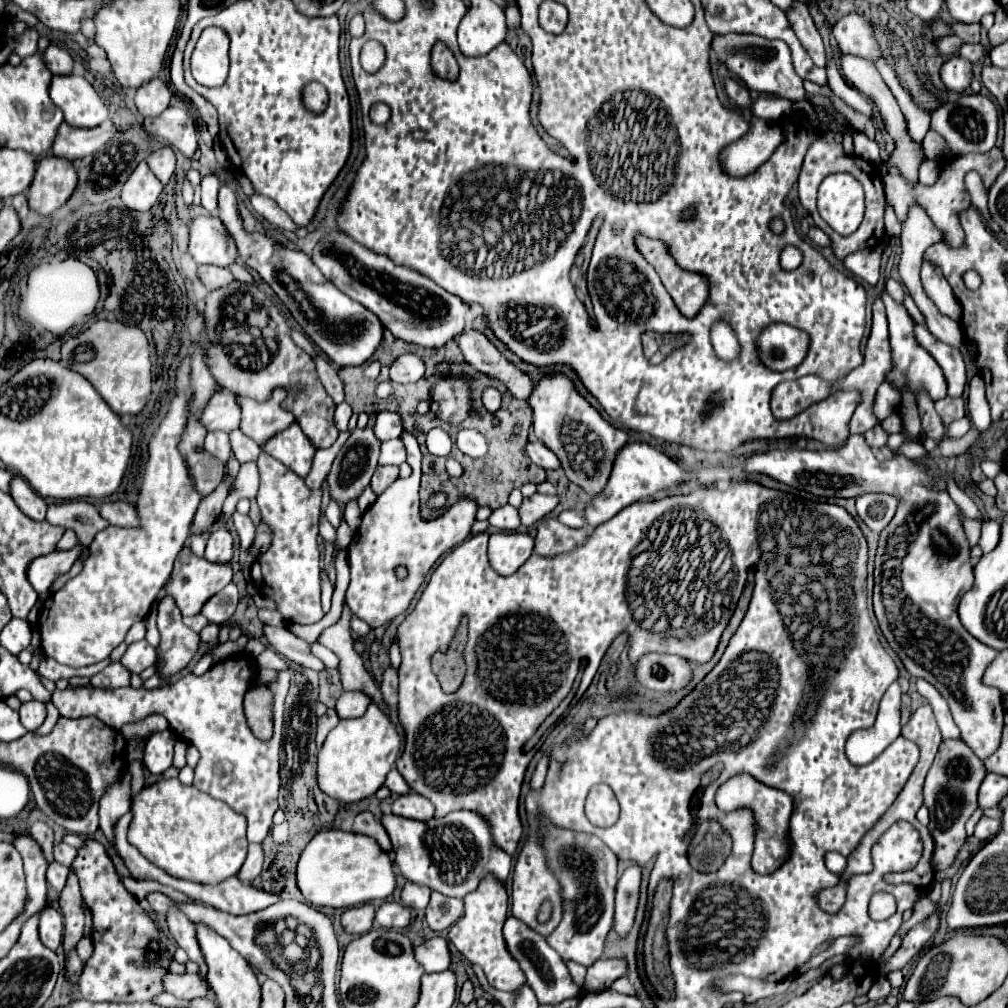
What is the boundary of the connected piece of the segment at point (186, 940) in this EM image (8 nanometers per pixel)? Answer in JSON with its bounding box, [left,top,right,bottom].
[166,906,206,976]

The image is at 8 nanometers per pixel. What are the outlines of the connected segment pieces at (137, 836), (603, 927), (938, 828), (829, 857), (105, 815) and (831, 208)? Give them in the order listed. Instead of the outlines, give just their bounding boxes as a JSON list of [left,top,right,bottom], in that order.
[[128,778,246,884],[548,828,618,966],[924,740,986,870],[824,852,846,874],[100,772,130,846],[818,174,864,234]]

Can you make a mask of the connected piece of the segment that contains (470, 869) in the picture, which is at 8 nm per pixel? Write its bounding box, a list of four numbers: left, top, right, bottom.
[380,810,511,898]

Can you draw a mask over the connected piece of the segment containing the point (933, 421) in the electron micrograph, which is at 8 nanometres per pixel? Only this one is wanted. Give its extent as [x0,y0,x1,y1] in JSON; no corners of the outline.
[917,390,944,445]

